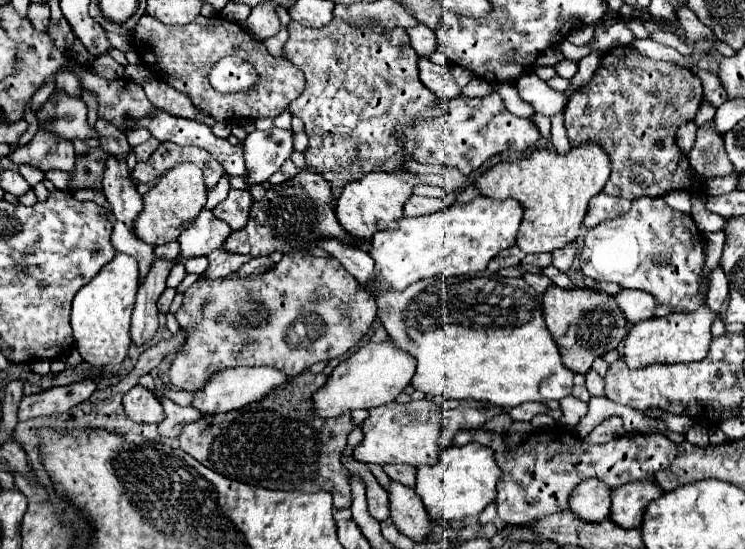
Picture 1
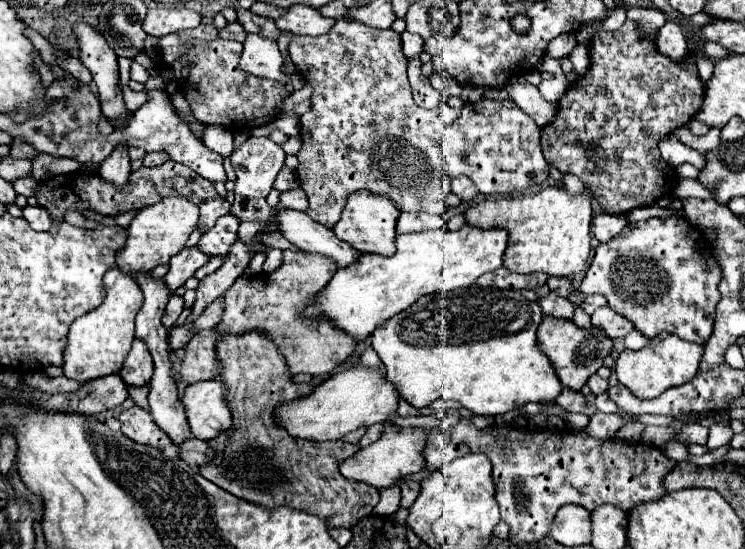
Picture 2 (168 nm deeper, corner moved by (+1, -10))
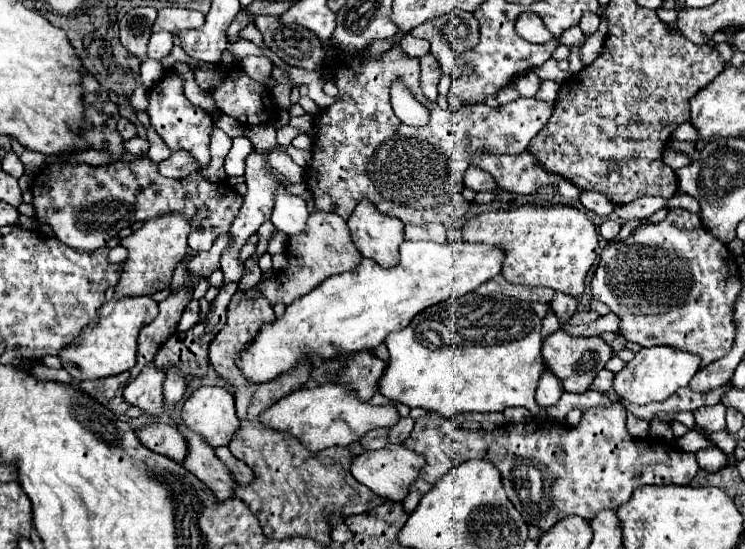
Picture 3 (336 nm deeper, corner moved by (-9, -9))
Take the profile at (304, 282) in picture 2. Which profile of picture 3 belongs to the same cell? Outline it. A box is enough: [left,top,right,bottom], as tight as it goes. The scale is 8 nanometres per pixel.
[258,211,362,305]

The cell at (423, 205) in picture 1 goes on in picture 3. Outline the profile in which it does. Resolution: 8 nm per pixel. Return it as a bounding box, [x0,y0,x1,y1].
[404,223,446,243]

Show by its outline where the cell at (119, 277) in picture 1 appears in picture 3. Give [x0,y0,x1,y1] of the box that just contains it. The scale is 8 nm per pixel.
[58,287,158,383]

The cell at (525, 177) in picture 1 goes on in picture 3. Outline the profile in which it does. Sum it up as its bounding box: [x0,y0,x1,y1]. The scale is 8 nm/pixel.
[462,205,598,297]

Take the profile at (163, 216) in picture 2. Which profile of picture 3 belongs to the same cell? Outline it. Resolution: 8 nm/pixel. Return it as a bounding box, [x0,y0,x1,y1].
[116,215,190,299]

